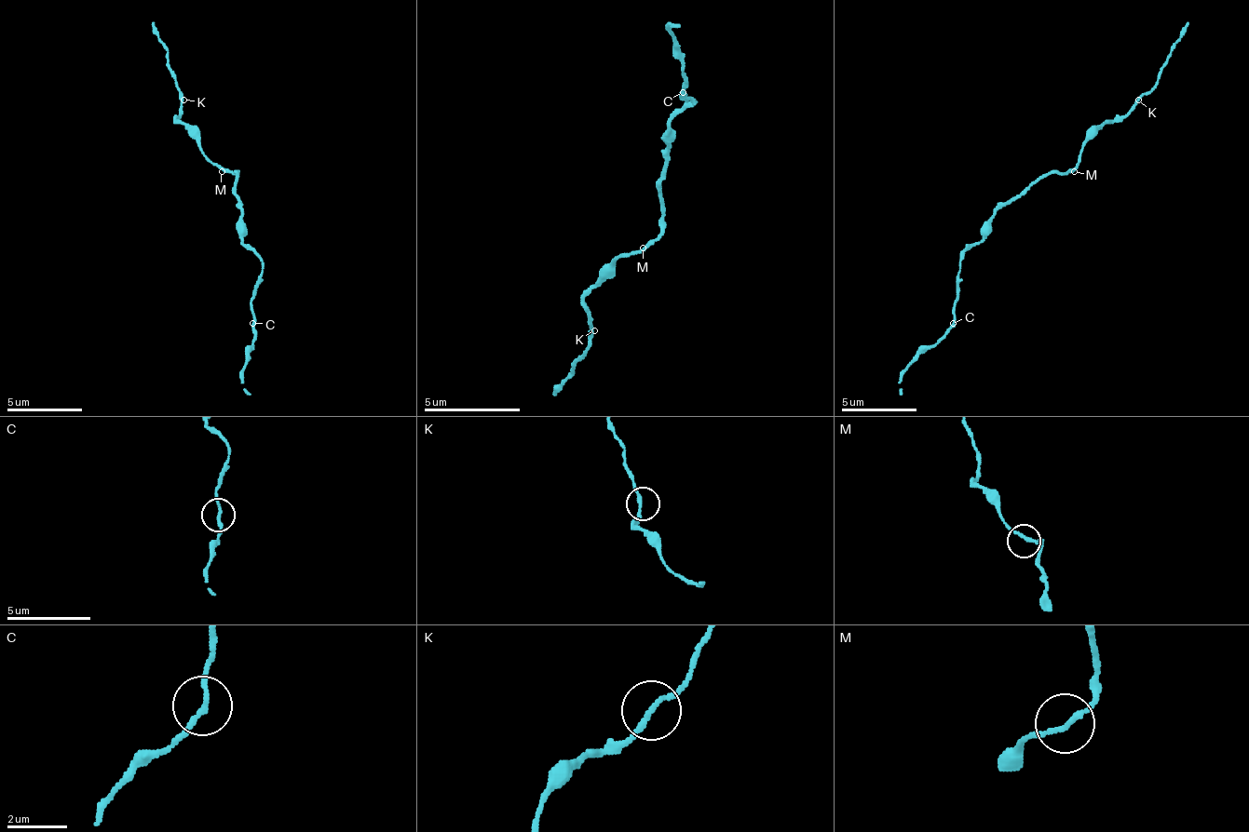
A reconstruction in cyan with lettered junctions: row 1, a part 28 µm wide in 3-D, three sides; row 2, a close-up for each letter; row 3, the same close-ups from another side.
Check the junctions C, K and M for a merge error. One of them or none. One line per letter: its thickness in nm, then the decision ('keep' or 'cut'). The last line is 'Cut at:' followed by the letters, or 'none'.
C: 180 nm | cut
K: 180 nm | keep
M: 170 nm | keep
Cut at: C

